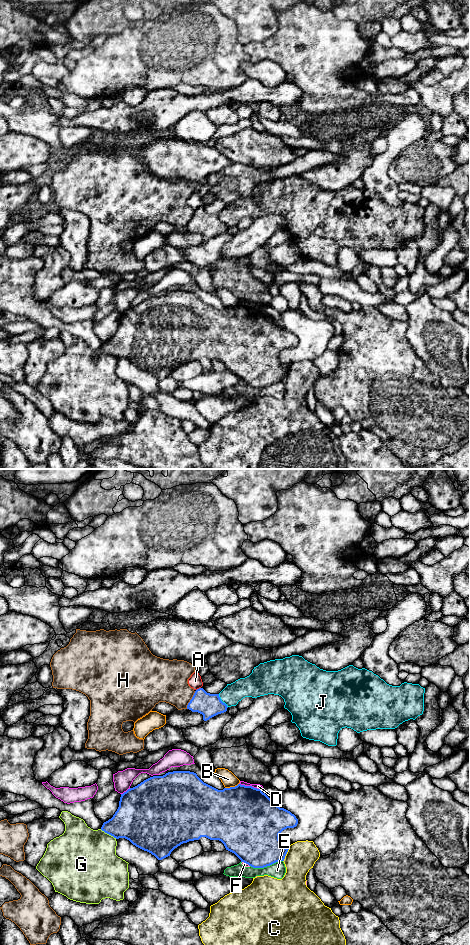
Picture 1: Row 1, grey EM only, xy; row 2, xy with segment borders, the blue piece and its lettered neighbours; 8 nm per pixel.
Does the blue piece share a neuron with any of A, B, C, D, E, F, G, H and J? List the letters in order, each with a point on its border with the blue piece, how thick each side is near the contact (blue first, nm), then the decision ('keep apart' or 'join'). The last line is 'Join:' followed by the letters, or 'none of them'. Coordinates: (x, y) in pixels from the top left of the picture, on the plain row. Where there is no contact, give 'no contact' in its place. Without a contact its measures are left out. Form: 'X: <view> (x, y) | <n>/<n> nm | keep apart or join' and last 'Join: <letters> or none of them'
A: xy (199, 208) | 190/110 nm | join
B: xy (231, 307) | 500/120 nm | keep apart
C: xy (285, 375) | 360/240 nm | keep apart
D: xy (250, 306) | 500/50 nm | keep apart
E: xy (266, 386) | 400/130 nm | keep apart
F: xy (246, 383) | 440/30 nm | keep apart
G: xy (108, 353) | 340/460 nm | keep apart
H: xy (190, 220) | 190/340 nm | keep apart
J: xy (221, 221) | 190/160 nm | keep apart
Join: A

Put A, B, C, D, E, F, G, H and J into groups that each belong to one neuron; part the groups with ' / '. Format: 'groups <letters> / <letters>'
groups A / B / C / D / E F / G / H / J

